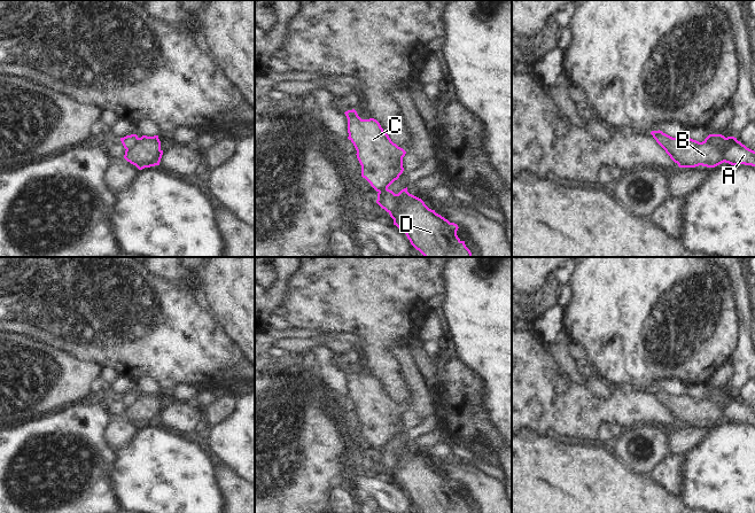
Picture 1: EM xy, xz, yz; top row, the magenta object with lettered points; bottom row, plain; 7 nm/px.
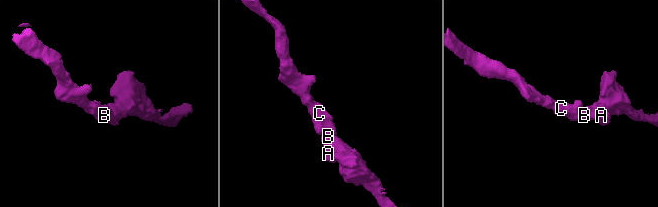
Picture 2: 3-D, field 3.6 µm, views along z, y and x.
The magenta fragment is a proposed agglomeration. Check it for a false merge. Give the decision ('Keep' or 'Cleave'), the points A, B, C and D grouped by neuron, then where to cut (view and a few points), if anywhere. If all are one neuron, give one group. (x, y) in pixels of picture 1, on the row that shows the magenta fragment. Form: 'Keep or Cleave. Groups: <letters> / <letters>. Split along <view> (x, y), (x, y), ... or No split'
Cleave. Groups: A / B C D. Split along yz (705, 139), (721, 147), (724, 161)

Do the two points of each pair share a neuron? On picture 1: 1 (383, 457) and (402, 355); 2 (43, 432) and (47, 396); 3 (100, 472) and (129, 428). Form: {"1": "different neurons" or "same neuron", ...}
{"1": "same neuron", "2": "different neurons", "3": "different neurons"}

